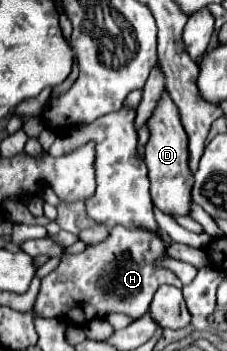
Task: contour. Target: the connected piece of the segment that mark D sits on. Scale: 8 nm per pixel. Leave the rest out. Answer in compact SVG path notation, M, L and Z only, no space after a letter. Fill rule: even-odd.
M168 90L162 92L148 120L148 130L150 138L146 144L146 166L148 166L152 202L166 214L188 214L190 190L194 184L194 176L188 168L188 138L180 122L180 112L176 110L172 98L168 98Z

